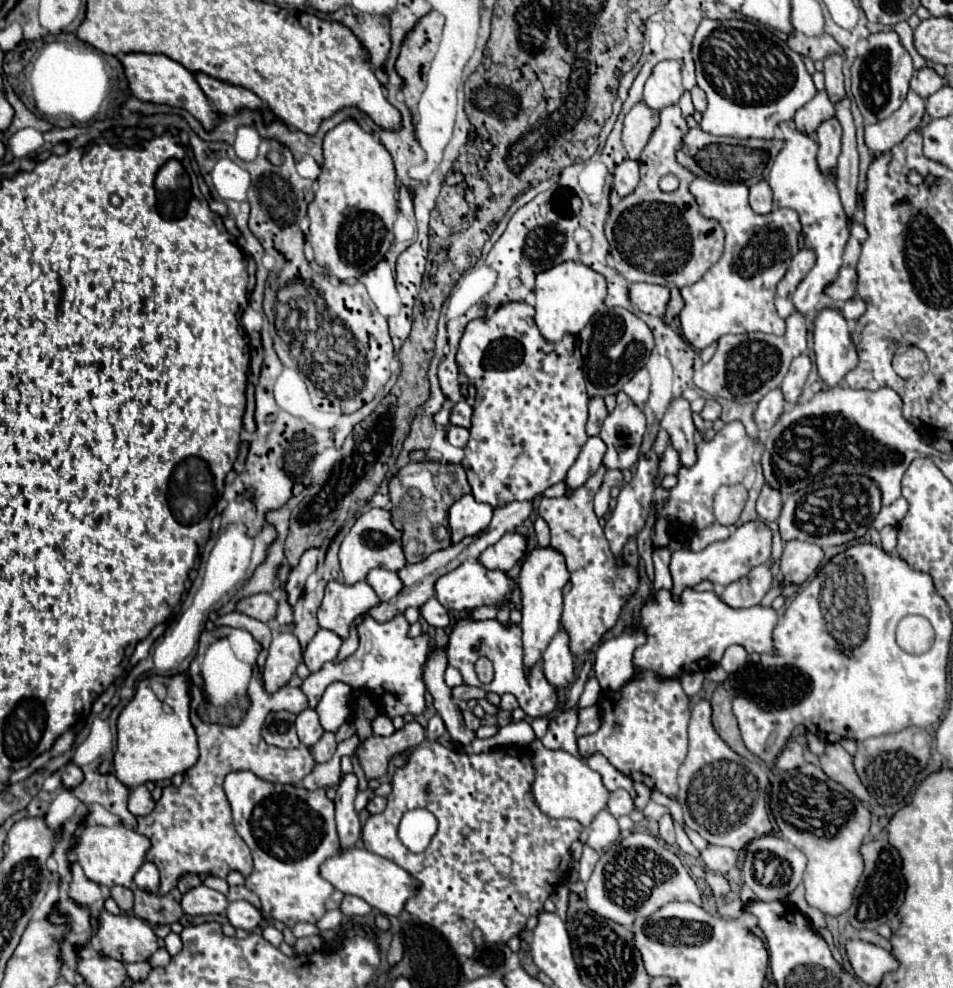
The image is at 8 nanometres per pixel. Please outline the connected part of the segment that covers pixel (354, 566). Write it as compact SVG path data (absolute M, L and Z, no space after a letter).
M372 508L356 520L352 530L344 538L338 556L346 584L356 584L360 580L366 580L366 574L372 568L386 568L398 572L400 568L406 566L406 558L402 552L402 532L394 528L390 512L384 508Z

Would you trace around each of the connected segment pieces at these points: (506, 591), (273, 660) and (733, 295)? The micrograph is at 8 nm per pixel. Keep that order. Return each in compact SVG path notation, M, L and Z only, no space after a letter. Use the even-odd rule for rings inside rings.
M466 560L464 564L460 564L456 570L444 574L438 578L436 582L436 598L440 600L440 604L448 610L458 610L458 612L466 612L478 606L496 606L502 608L504 604L510 610L520 610L520 590L516 580L512 580L506 572L502 570L488 570L484 568L478 560Z
M280 632L268 650L268 660L264 666L264 688L276 692L286 686L294 676L298 664L302 662L302 648L292 632Z
M696 178L690 184L700 212L714 218L726 232L724 256L692 286L682 288L686 300L680 312L682 336L698 350L710 346L724 334L784 334L784 320L774 308L776 284L786 274L792 256L798 252L800 220L794 210L778 208L766 216L754 214L748 204L748 188L742 184L718 184Z

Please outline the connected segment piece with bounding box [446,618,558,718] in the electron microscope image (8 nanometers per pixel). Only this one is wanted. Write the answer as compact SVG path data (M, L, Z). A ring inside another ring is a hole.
M460 620L452 634L450 634L450 642L448 642L448 664L458 668L462 674L464 684L468 686L478 686L484 688L486 692L496 692L496 694L504 694L510 692L518 698L520 708L532 716L532 718L540 718L540 716L550 716L554 714L556 706L558 706L558 696L556 696L556 688L546 680L544 672L542 672L542 664L536 664L532 668L532 676L526 678L522 674L522 630L520 626L512 626L512 628L504 628L498 620L482 620L482 622L472 622L472 620ZM486 656L492 660L494 664L494 680L490 684L482 684L474 672L474 662Z

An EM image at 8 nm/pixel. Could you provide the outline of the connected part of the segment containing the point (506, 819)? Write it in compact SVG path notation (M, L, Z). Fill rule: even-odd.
M424 742L392 776L392 792L388 796L386 810L370 816L364 824L364 848L396 862L400 868L422 882L420 892L414 896L414 900L408 900L406 910L418 916L424 924L442 932L452 950L460 956L474 954L474 928L484 932L486 942L508 942L512 936L518 936L524 930L528 918L542 910L544 900L570 872L570 846L574 840L578 840L582 824L576 820L554 820L542 814L532 796L532 782L534 764L530 762L528 746L510 748L510 752L490 750L480 754L466 754L448 750L438 742ZM422 806L436 816L438 832L424 852L412 854L404 844L400 844L396 832L402 814Z

